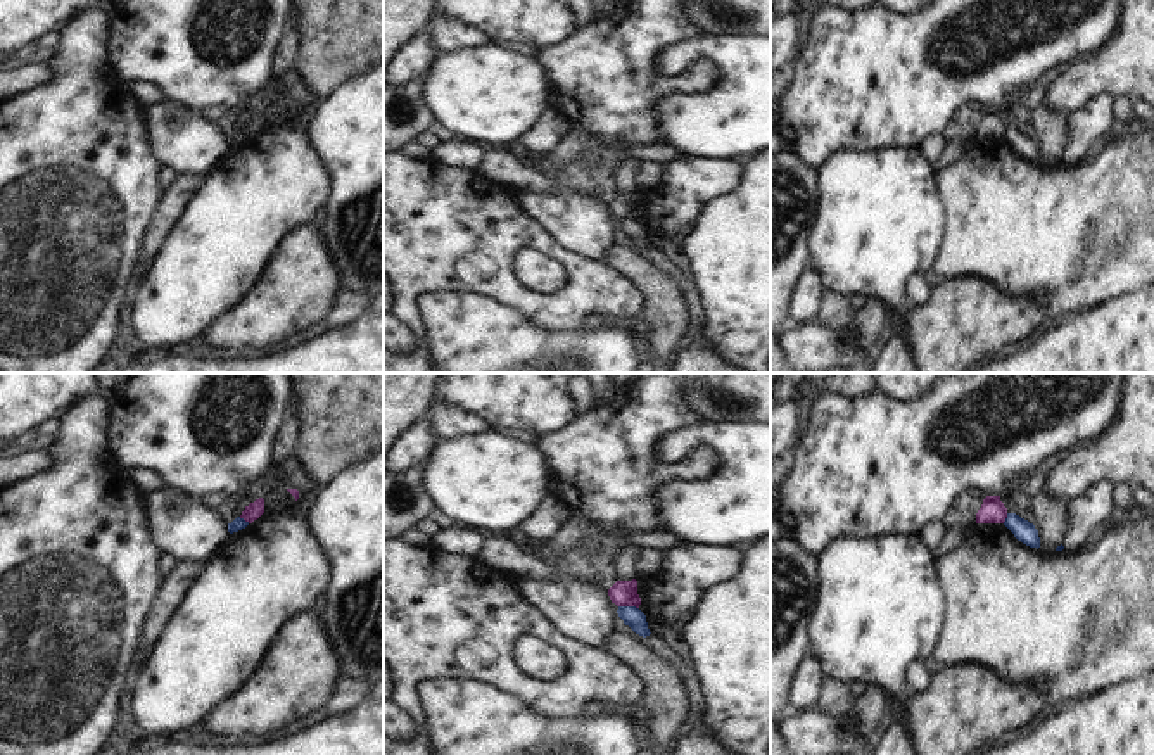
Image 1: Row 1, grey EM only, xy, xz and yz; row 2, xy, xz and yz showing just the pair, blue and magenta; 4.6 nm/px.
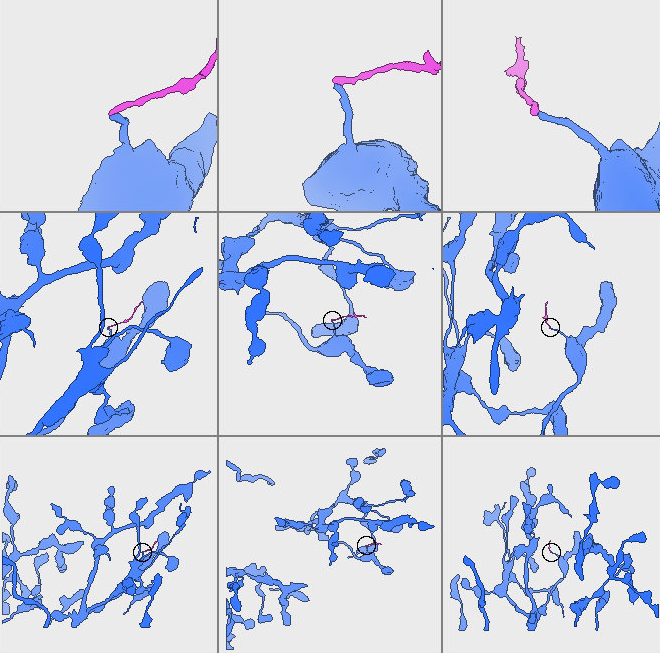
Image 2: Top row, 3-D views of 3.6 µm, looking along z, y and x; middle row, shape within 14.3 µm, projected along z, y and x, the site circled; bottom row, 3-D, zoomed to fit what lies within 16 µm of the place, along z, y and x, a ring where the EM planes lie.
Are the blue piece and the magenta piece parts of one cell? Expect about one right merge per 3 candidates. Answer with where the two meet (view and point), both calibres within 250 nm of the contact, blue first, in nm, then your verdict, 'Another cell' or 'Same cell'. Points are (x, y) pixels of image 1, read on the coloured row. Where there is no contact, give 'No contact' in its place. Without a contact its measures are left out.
Touches blue at xz (629, 607). Thickness 90 nm (blue) against 130 nm. Another cell

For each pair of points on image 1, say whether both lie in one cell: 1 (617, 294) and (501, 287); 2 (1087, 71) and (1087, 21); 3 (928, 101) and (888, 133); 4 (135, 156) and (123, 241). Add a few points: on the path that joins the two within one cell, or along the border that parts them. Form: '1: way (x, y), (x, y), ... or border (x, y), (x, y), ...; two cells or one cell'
1: way (588, 294), (572, 303), (531, 303); one cell
2: border (1116, 26), (1097, 49), (1068, 63); two cells
3: way (918, 104), (899, 123); one cell
4: way (123, 177), (123, 220); one cell

